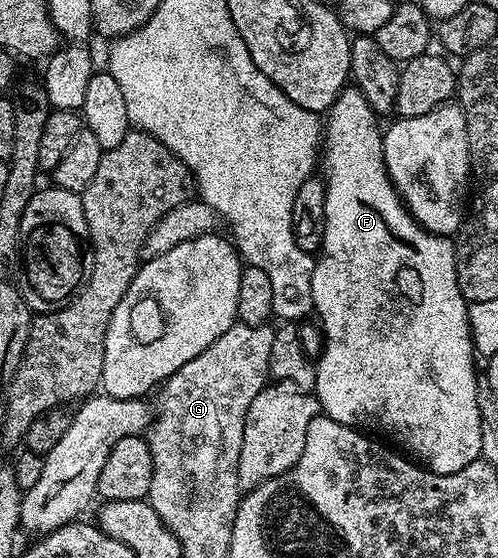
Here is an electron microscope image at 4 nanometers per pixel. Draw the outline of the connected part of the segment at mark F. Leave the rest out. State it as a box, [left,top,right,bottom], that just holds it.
[312,88,482,474]

